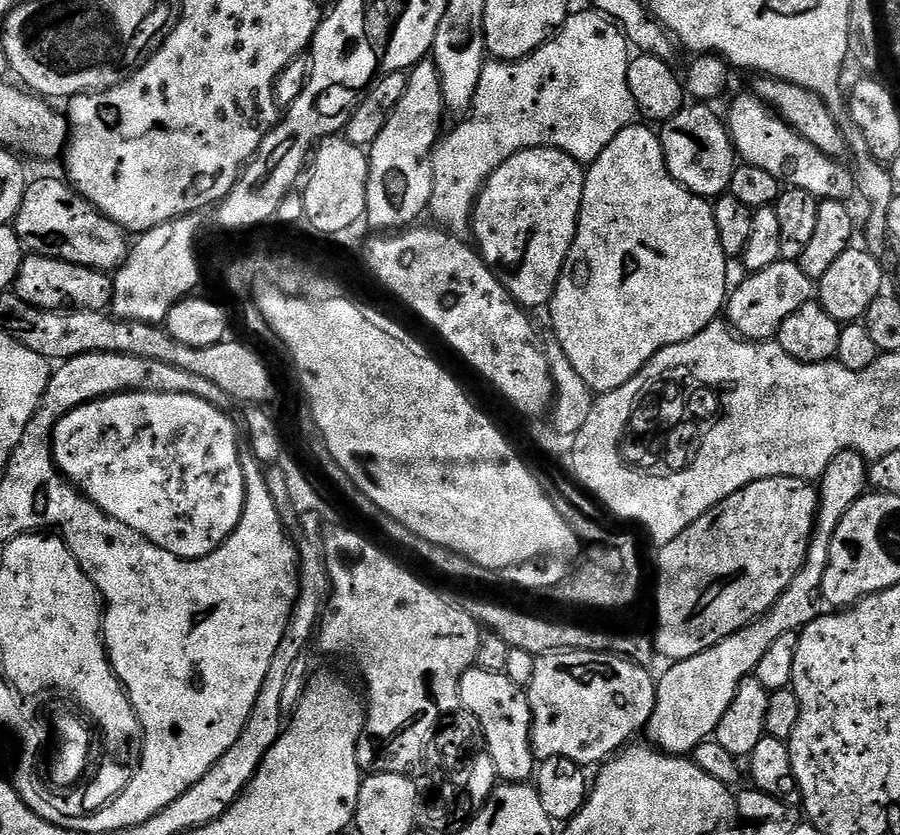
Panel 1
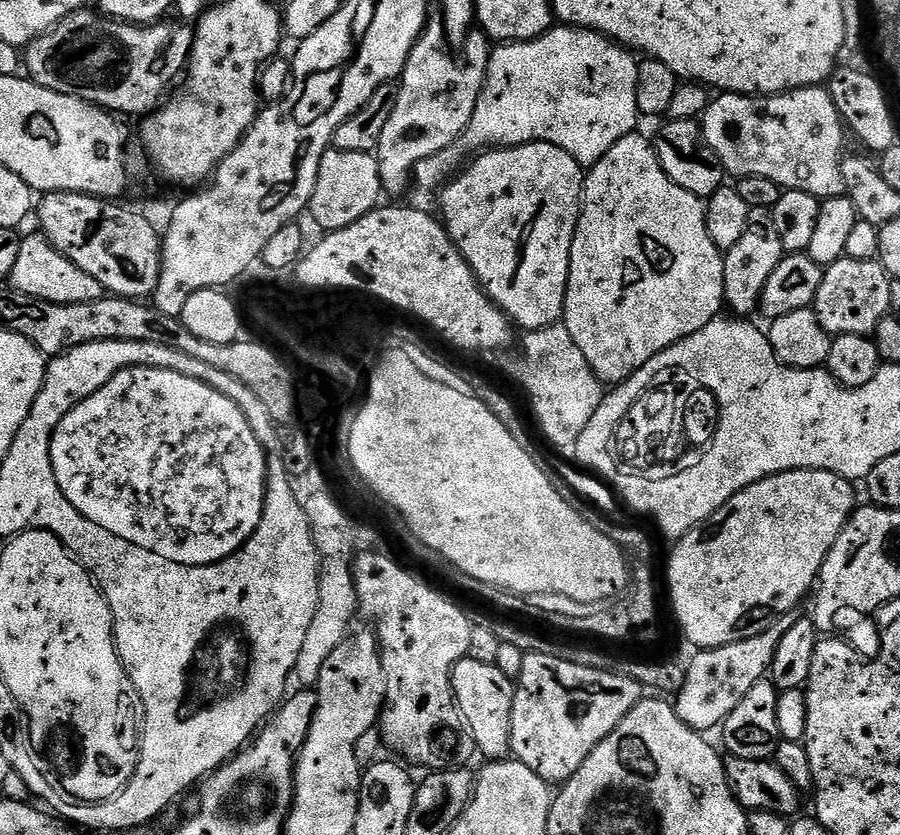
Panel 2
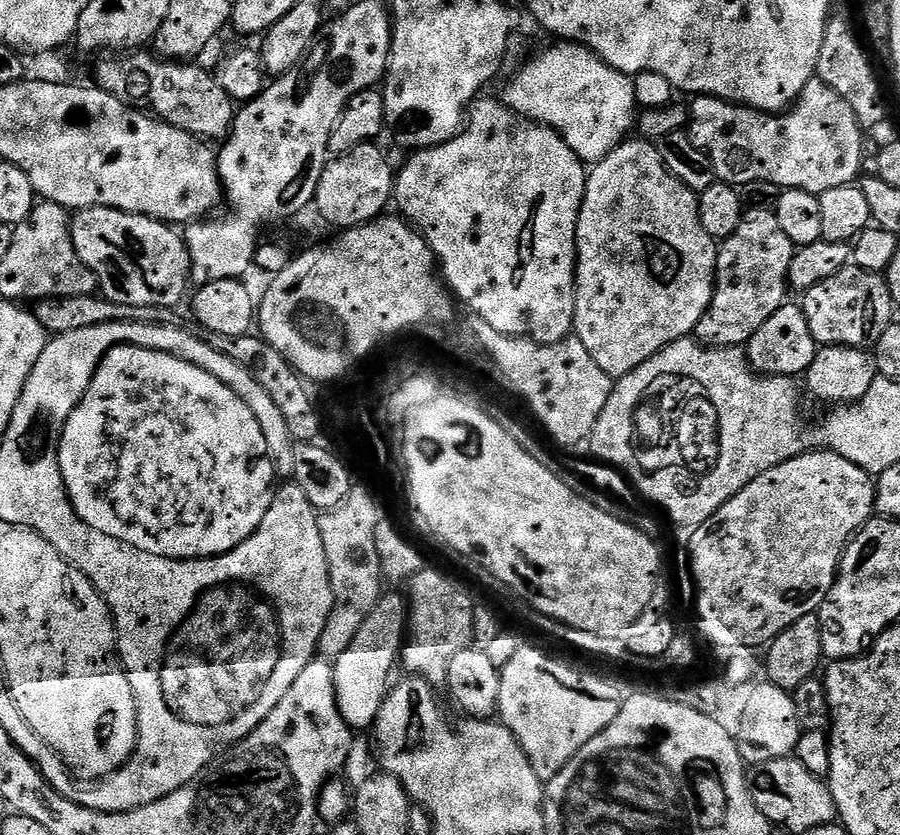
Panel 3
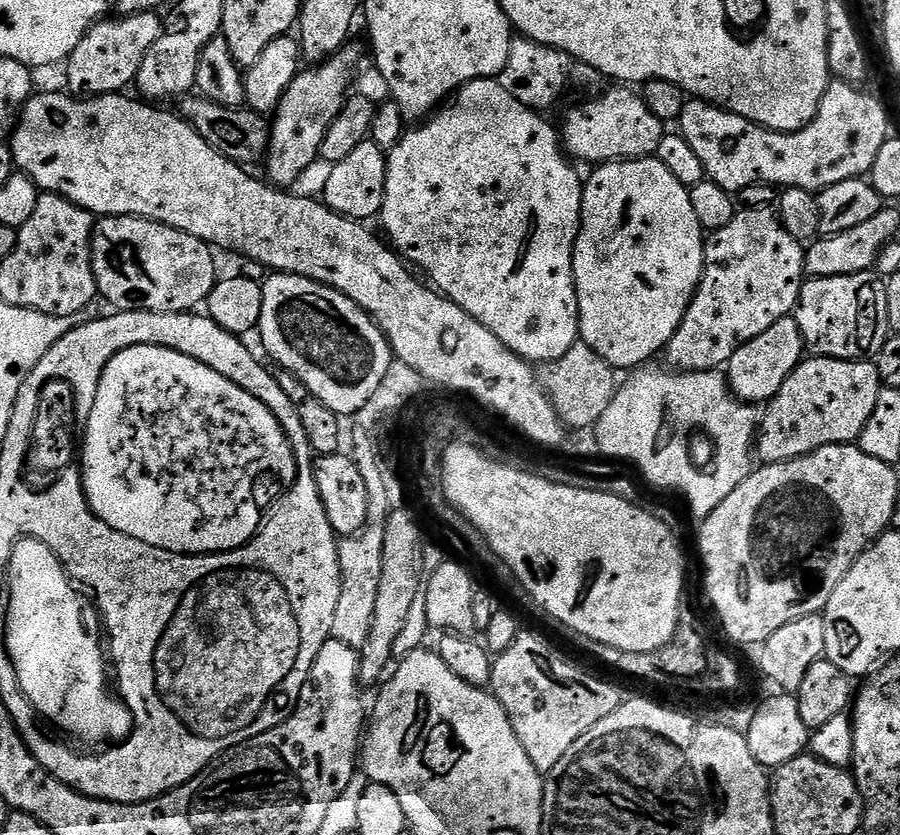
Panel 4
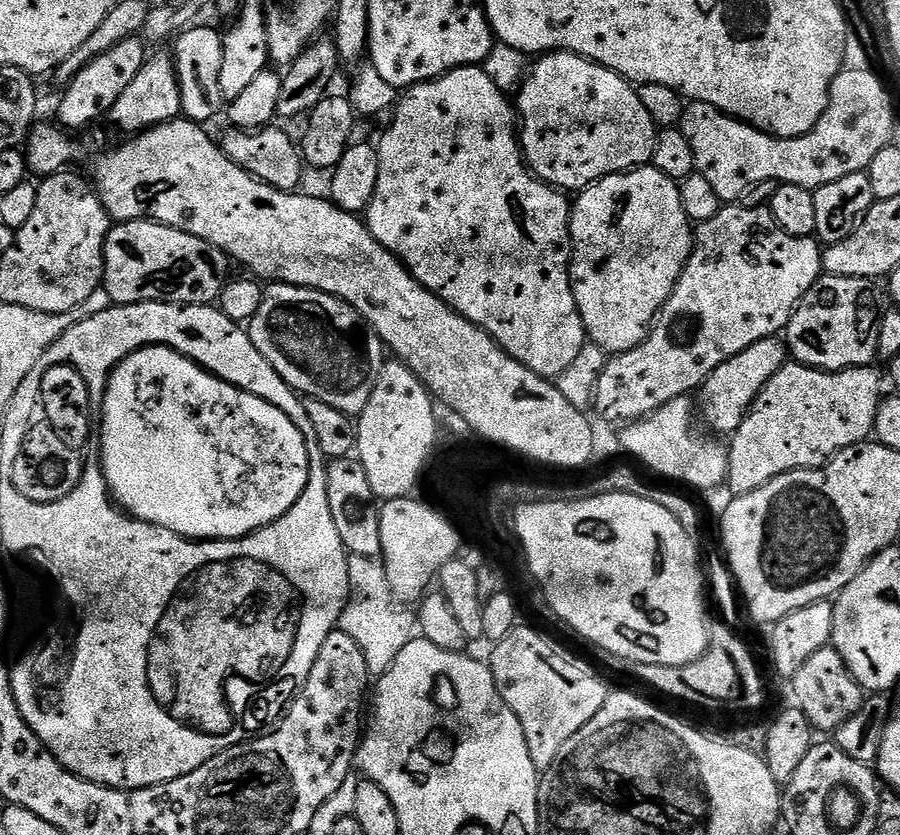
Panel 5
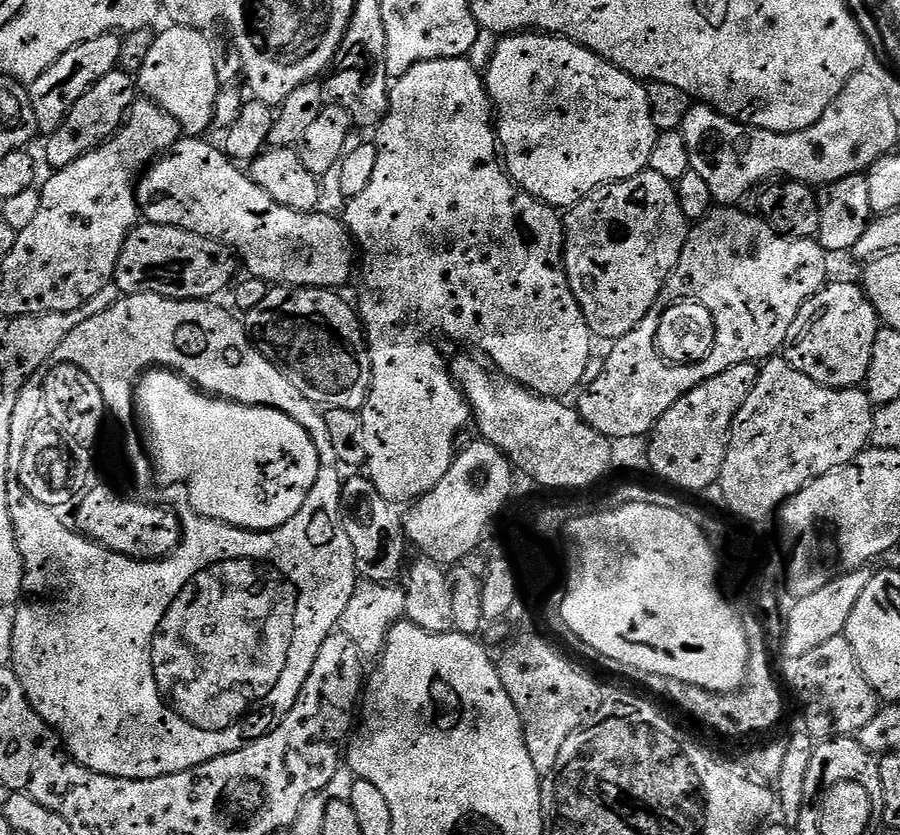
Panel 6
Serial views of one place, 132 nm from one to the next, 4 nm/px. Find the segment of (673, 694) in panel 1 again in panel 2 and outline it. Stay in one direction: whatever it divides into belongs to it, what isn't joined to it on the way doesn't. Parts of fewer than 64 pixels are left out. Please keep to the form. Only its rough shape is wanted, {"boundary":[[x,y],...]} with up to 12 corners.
{"boundary":[[799,611],[705,648],[674,696],[694,731],[719,729],[765,679]]}

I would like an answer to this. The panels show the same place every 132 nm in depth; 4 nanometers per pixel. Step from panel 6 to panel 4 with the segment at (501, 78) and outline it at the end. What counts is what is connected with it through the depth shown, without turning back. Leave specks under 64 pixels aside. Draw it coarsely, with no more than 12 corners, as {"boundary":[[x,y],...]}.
{"boundary":[[631,87],[564,116],[562,147],[591,166],[655,157],[665,121]]}

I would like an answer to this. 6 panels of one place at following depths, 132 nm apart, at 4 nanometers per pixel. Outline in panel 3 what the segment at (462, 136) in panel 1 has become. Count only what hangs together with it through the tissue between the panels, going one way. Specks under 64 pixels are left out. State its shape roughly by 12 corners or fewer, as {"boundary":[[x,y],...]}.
{"boundary":[[552,42],[504,88],[585,165],[637,127],[634,79]]}

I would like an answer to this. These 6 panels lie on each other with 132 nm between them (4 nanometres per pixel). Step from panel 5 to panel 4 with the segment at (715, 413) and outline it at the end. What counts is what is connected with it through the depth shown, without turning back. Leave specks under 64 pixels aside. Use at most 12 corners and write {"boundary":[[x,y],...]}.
{"boundary":[[792,316],[729,358],[737,400],[763,405],[805,356]]}

